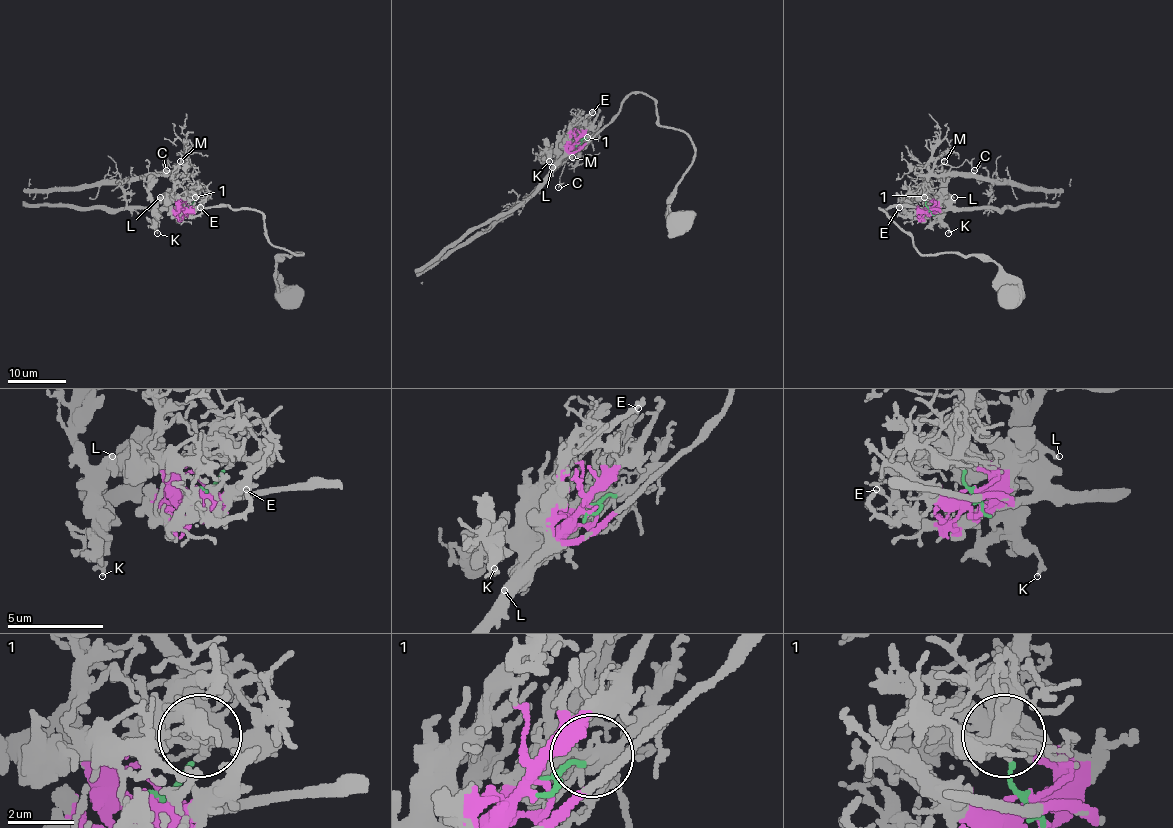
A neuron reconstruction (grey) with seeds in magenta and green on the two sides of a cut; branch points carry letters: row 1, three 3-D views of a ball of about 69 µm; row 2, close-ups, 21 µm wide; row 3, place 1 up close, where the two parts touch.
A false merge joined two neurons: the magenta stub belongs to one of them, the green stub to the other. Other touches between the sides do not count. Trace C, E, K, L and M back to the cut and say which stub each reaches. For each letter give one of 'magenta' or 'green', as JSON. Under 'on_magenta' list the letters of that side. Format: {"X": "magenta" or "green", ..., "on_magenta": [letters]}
{"C": "green", "E": "magenta", "K": "magenta", "L": "magenta", "M": "green", "on_magenta": ["E", "K", "L"]}

